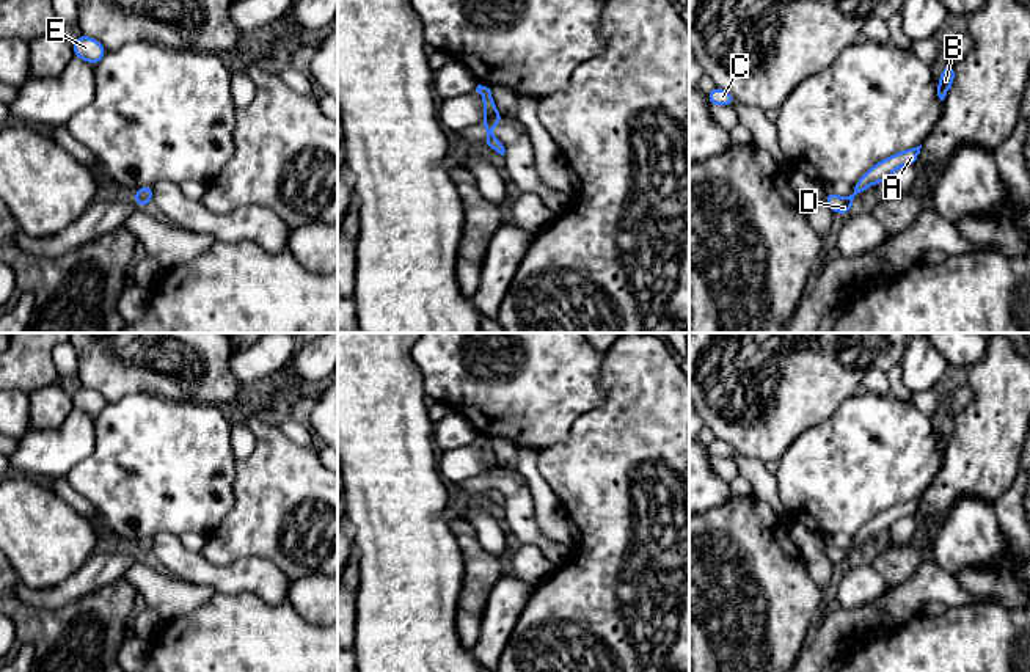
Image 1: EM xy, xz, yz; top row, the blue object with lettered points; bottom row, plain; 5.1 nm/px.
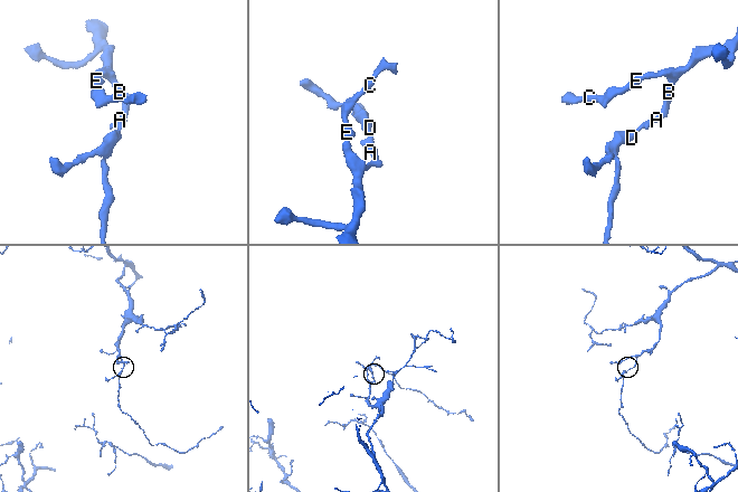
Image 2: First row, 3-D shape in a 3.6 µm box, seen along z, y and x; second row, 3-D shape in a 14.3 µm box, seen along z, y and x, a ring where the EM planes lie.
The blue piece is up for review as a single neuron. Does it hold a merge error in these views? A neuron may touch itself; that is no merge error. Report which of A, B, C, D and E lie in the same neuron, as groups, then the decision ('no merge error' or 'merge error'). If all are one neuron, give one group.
groups A B C D E; no merge error

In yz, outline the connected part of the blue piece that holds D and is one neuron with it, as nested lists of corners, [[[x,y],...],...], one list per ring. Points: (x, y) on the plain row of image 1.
[[[920,498],[901,502],[898,506],[893,506],[875,518],[871,518],[859,534],[853,537],[853,545],[849,550],[842,550],[834,546],[832,543],[826,543],[824,553],[831,559],[834,565],[848,565],[853,562],[853,553],[868,539],[871,539],[875,534],[884,535],[893,523],[897,523],[903,517],[915,517],[920,506]]]

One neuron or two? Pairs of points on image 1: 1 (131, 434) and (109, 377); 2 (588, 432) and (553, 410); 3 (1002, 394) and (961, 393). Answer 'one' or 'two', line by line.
1: two
2: two
3: two

